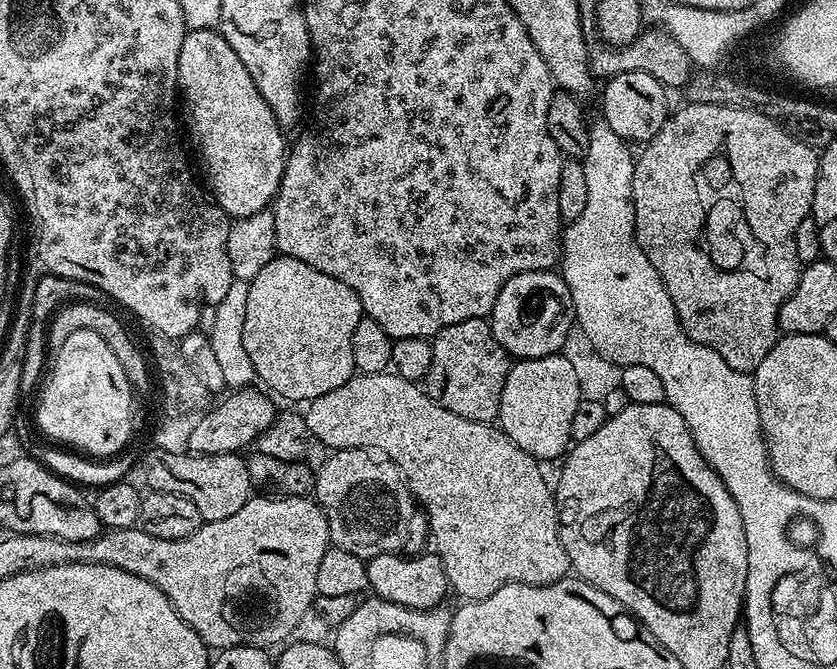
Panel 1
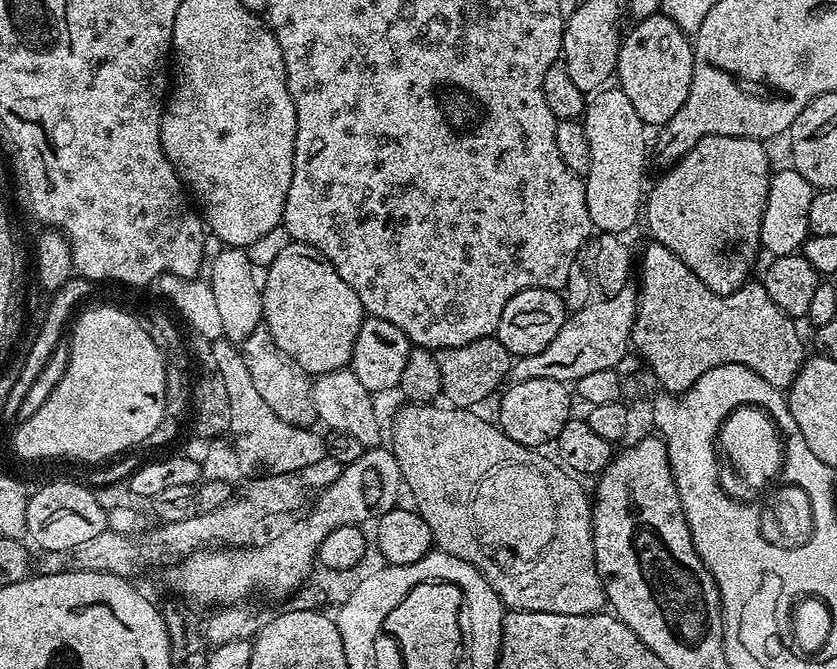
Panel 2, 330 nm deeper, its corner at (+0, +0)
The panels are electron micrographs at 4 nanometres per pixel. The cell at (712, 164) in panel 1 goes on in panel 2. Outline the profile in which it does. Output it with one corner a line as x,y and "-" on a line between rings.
707,136
697,142
694,147
688,151
682,159
672,165
663,173
664,177
657,182
646,196
646,203
643,205
642,212
647,218
648,228
652,231
651,239
655,243
666,246
666,250
670,250
674,254
678,254
682,258
682,262
686,262
686,266
690,266
690,270
694,270
694,274
698,274
698,278
710,290
714,290
714,294
719,296
729,296
734,294
738,289
749,283
752,272
752,263
756,260
756,255
761,255
760,246
760,223
762,222
762,214
766,210
766,198
770,190
770,182
772,181
772,173
774,165
768,161
768,152
763,143
759,140
751,140
750,138
738,138
737,136

